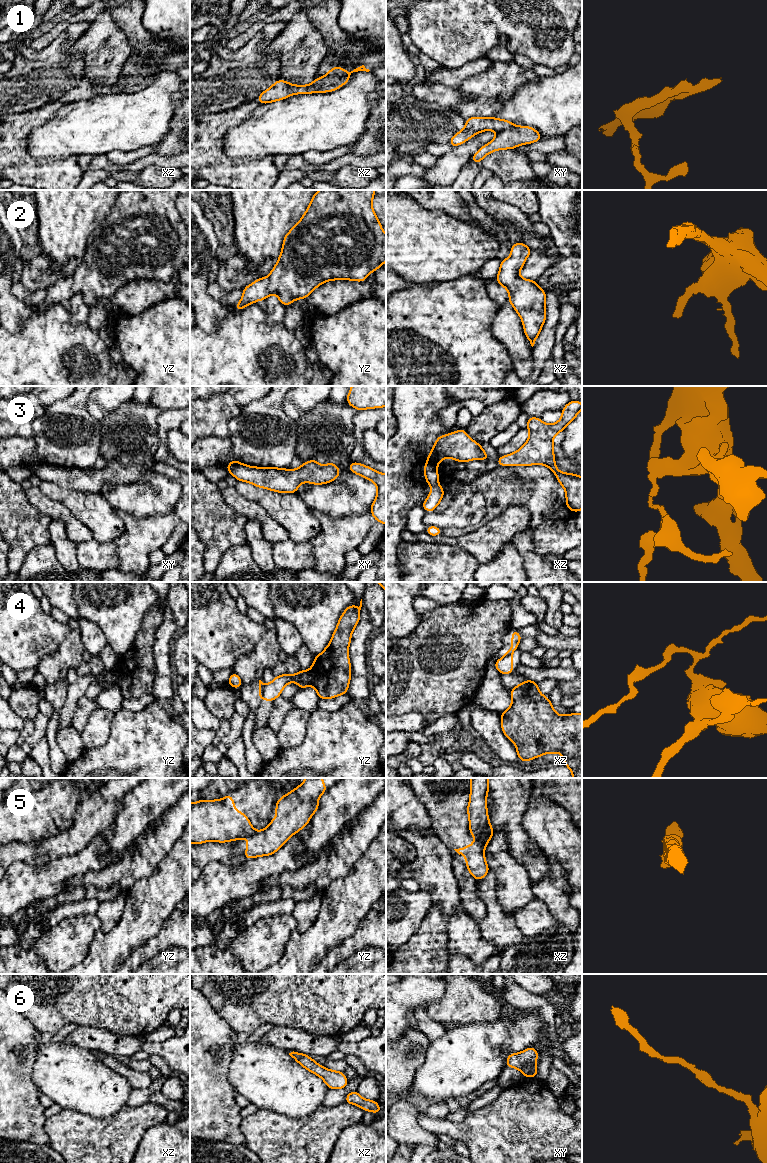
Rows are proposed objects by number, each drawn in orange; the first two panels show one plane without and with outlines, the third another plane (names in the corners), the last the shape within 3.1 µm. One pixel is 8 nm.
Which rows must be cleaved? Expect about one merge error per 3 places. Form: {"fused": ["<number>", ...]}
{"fused": ["1", "3", "4", "5"]}

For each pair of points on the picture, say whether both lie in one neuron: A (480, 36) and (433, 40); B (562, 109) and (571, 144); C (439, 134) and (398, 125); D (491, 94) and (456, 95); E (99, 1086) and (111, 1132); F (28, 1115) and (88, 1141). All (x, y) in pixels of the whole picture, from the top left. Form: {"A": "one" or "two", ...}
{"A": "one", "B": "two", "C": "one", "D": "two", "E": "two", "F": "two"}

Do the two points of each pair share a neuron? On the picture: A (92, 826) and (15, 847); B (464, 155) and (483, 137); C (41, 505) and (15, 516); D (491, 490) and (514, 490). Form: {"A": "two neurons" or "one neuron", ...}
{"A": "one neuron", "B": "one neuron", "C": "two neurons", "D": "one neuron"}

